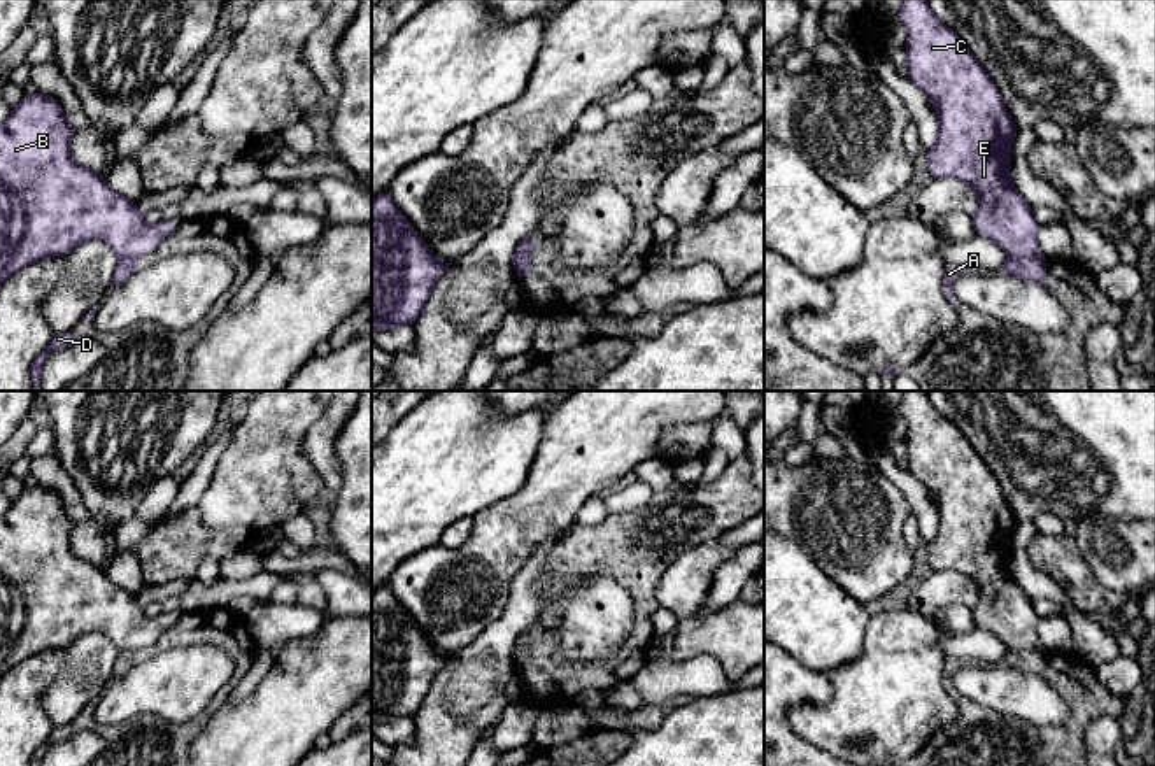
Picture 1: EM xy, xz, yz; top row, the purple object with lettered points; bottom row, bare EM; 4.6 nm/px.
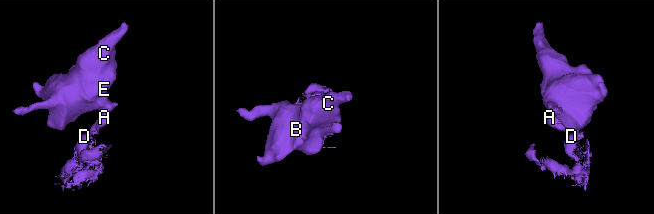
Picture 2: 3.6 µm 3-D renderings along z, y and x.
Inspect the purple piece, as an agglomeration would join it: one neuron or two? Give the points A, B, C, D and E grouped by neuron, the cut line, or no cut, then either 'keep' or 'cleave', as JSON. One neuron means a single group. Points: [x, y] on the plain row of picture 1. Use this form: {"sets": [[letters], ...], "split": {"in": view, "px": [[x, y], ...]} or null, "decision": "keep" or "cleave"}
{"sets": [["A", "D"], ["B", "C", "E"]], "split": {"in": "yz", "px": [[1038, 647], [1010, 651]]}, "decision": "cleave"}

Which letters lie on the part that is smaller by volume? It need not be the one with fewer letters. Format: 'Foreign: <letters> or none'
Foreign: A, D

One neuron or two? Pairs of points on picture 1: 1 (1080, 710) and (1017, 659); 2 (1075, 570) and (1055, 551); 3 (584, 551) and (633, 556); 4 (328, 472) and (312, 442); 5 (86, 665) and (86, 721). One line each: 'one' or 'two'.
1: one
2: one
3: one
4: one
5: two

